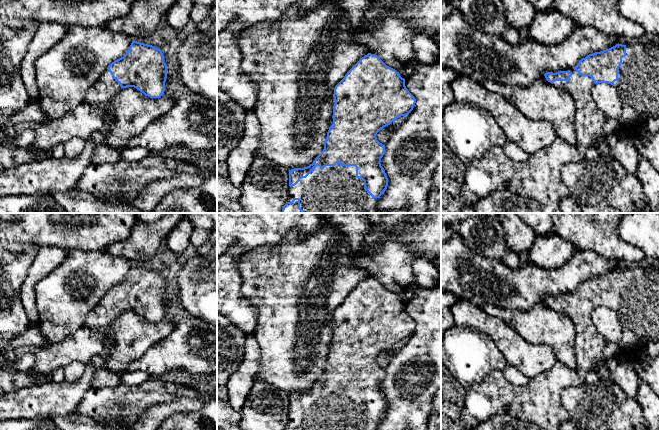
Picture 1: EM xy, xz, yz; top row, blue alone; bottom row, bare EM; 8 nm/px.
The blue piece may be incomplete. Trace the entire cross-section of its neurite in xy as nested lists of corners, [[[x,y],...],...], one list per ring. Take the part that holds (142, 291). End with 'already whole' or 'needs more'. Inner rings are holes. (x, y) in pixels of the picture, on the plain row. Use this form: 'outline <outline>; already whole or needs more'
outline [[[133,264],[127,277],[108,290],[83,324],[88,329],[107,333],[111,324],[127,311],[134,311],[150,322],[160,322],[166,302],[167,289],[162,275]]]; needs more

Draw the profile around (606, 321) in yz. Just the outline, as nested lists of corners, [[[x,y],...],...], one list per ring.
[[[598,307],[592,313],[592,321],[604,340],[617,349],[618,355],[633,362],[638,356],[638,348],[629,348],[624,344],[622,326],[617,313],[608,307]]]

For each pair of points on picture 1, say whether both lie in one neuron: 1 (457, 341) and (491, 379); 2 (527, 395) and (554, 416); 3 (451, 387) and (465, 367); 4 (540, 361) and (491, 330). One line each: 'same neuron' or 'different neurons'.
1: different neurons
2: same neuron
3: different neurons
4: same neuron

